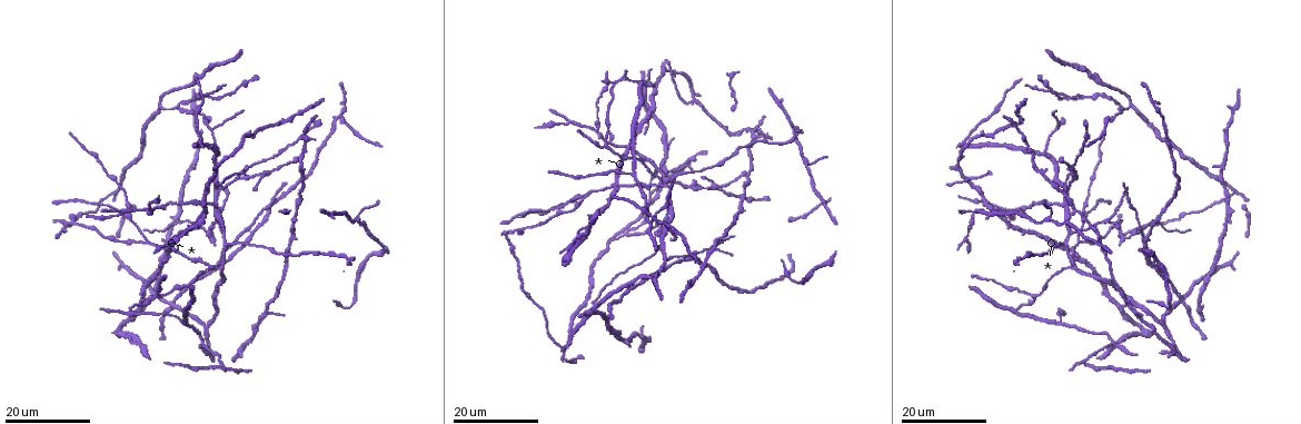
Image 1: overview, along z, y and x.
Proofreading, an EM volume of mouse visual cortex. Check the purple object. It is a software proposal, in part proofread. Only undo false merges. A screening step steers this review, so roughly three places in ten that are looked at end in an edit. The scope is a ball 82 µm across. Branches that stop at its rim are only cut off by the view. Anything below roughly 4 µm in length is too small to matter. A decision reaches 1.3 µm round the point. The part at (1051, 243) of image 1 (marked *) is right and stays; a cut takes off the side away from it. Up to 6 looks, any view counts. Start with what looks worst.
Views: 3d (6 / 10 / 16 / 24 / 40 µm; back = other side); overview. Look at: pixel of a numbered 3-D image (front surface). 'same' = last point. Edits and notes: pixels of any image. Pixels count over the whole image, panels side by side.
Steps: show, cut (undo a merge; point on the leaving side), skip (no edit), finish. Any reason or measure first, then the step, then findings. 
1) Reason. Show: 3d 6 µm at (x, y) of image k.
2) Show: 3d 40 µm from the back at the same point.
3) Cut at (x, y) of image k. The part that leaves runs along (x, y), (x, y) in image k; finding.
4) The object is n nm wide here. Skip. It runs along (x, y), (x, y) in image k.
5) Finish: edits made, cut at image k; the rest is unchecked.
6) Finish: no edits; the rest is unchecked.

Small branch off a trunk. Show: 3d 24 µm at (596, 132) of image 1.

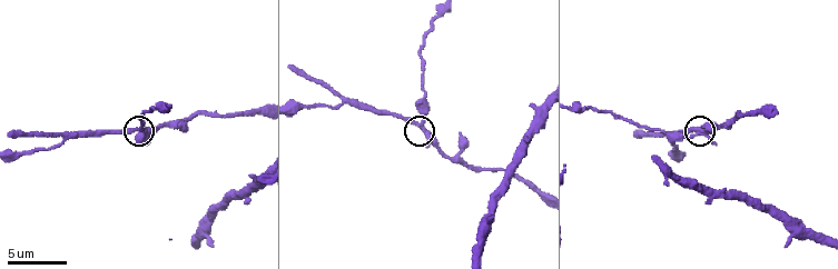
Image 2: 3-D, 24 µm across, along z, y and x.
Zoom in. Show: 3d 6 µm at (692, 134) of image 2.

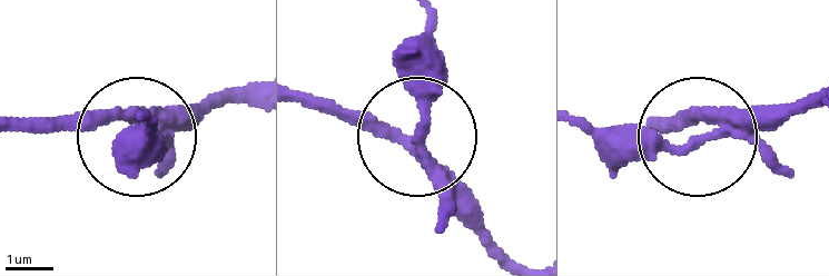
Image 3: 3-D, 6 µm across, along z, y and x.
The side arm is 17 µm long. Cut at (160, 171) of image 3. The part that leaves runs along (738, 132), (645, 145), (585, 129) in image 3; two neurons meet here.

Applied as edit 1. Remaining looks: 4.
Three arms meet. Show: 3d 16 µm at (1081, 95) of image 1.

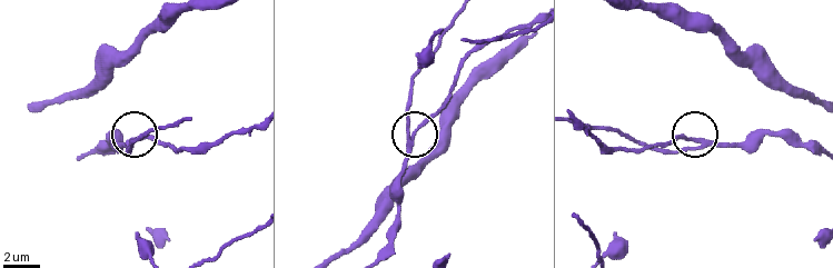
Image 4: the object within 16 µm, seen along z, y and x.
Show: 3d 10 µm at (694, 139) of image 4.

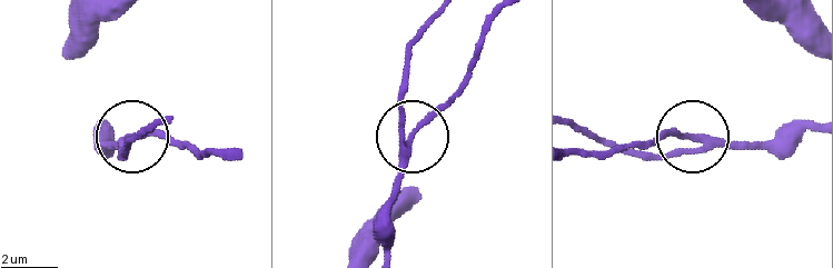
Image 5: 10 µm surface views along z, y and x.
The object is 230 nm wide here. Skip. One neuron here.

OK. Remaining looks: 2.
Three-way junction. Show: 3d 16 µm at (1051, 218) of image 1.

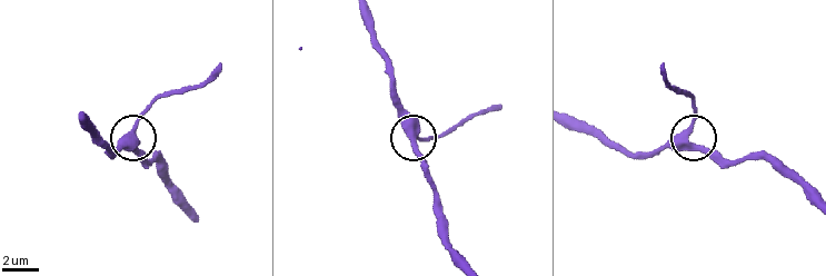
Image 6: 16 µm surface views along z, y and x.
Show: 3d 6 µm at (685, 138) of image 6.

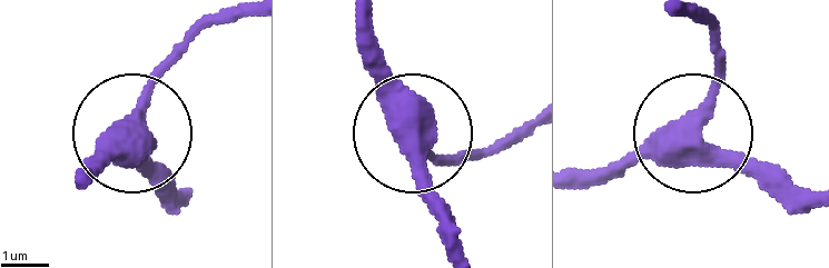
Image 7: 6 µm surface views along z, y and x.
Skip. All the same neuron.

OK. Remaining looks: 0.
Finish: edits made, cut at image 3; the rest is unchecked.

